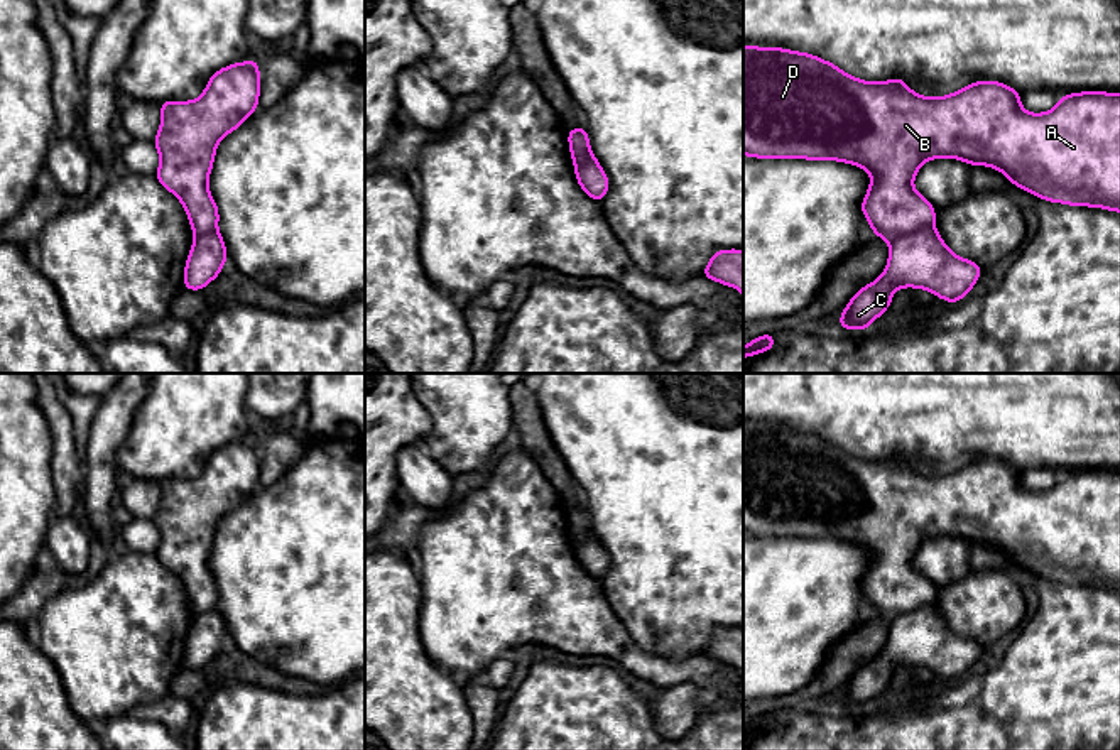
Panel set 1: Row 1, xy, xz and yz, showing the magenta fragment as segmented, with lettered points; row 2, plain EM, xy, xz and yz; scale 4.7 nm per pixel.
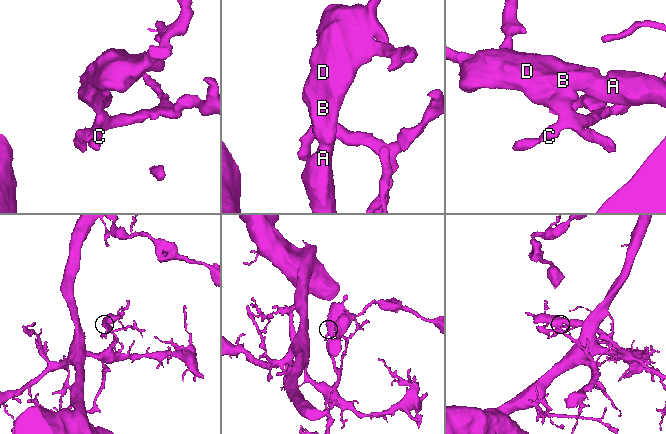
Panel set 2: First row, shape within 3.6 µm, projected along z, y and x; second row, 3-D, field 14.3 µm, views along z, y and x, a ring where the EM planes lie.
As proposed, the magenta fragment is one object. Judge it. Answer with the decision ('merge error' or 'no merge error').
merge error

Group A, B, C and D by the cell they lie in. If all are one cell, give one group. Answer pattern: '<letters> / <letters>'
A B D / C

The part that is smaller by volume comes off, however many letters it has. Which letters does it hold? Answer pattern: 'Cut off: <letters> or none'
Cut off: C

